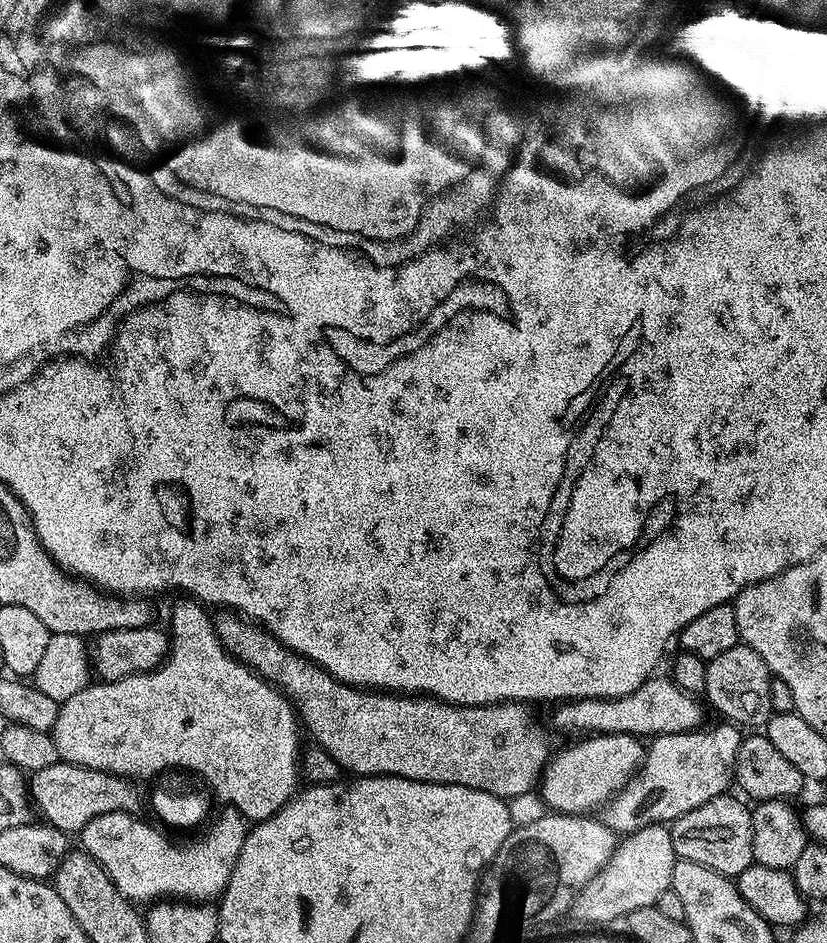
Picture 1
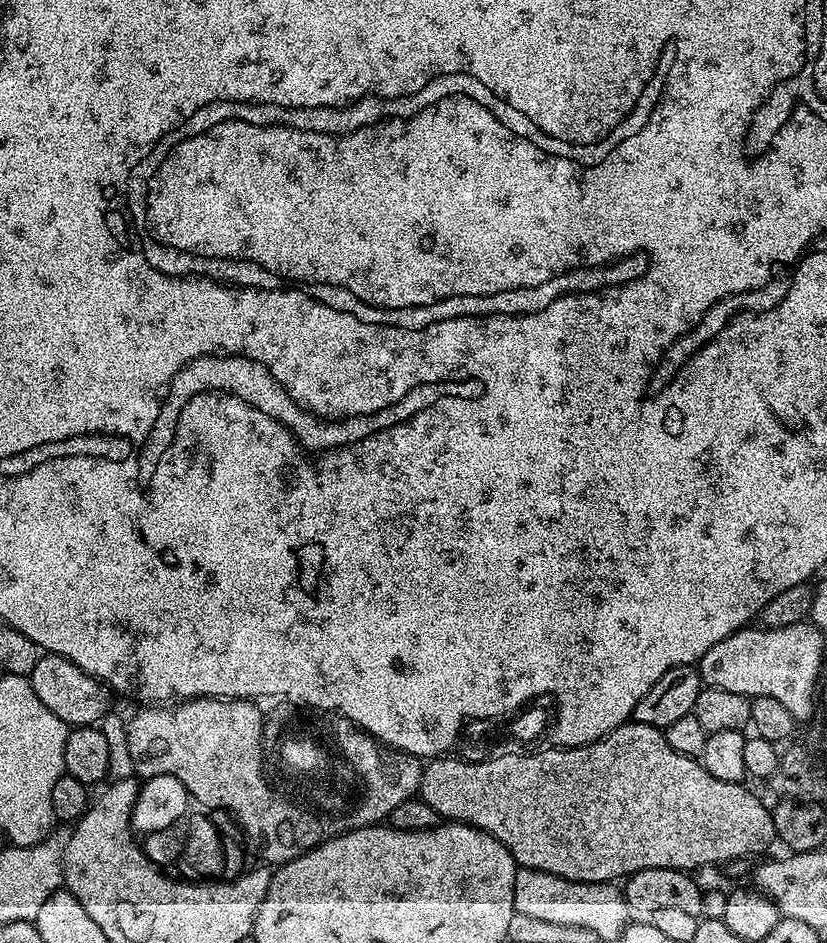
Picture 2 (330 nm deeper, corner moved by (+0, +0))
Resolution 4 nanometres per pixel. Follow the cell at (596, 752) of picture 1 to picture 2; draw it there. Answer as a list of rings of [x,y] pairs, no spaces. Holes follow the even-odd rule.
[[[629,722],[618,726],[601,740],[592,744],[584,744],[581,748],[557,748],[548,746],[545,752],[532,753],[531,750],[523,754],[493,754],[482,760],[466,761],[459,758],[432,758],[424,764],[424,773],[420,783],[419,799],[426,802],[436,811],[437,817],[448,822],[458,824],[473,824],[486,834],[498,838],[506,850],[510,850],[521,868],[533,868],[536,871],[545,871],[546,874],[561,876],[576,883],[606,883],[627,878],[633,872],[647,868],[679,868],[693,870],[704,868],[707,864],[727,865],[729,860],[743,860],[753,858],[759,852],[767,850],[776,840],[776,831],[772,821],[769,805],[764,805],[752,792],[744,789],[743,783],[731,784],[722,782],[722,778],[714,778],[704,769],[703,763],[697,757],[678,754],[670,750],[670,742],[666,742],[663,731],[654,726]]]

